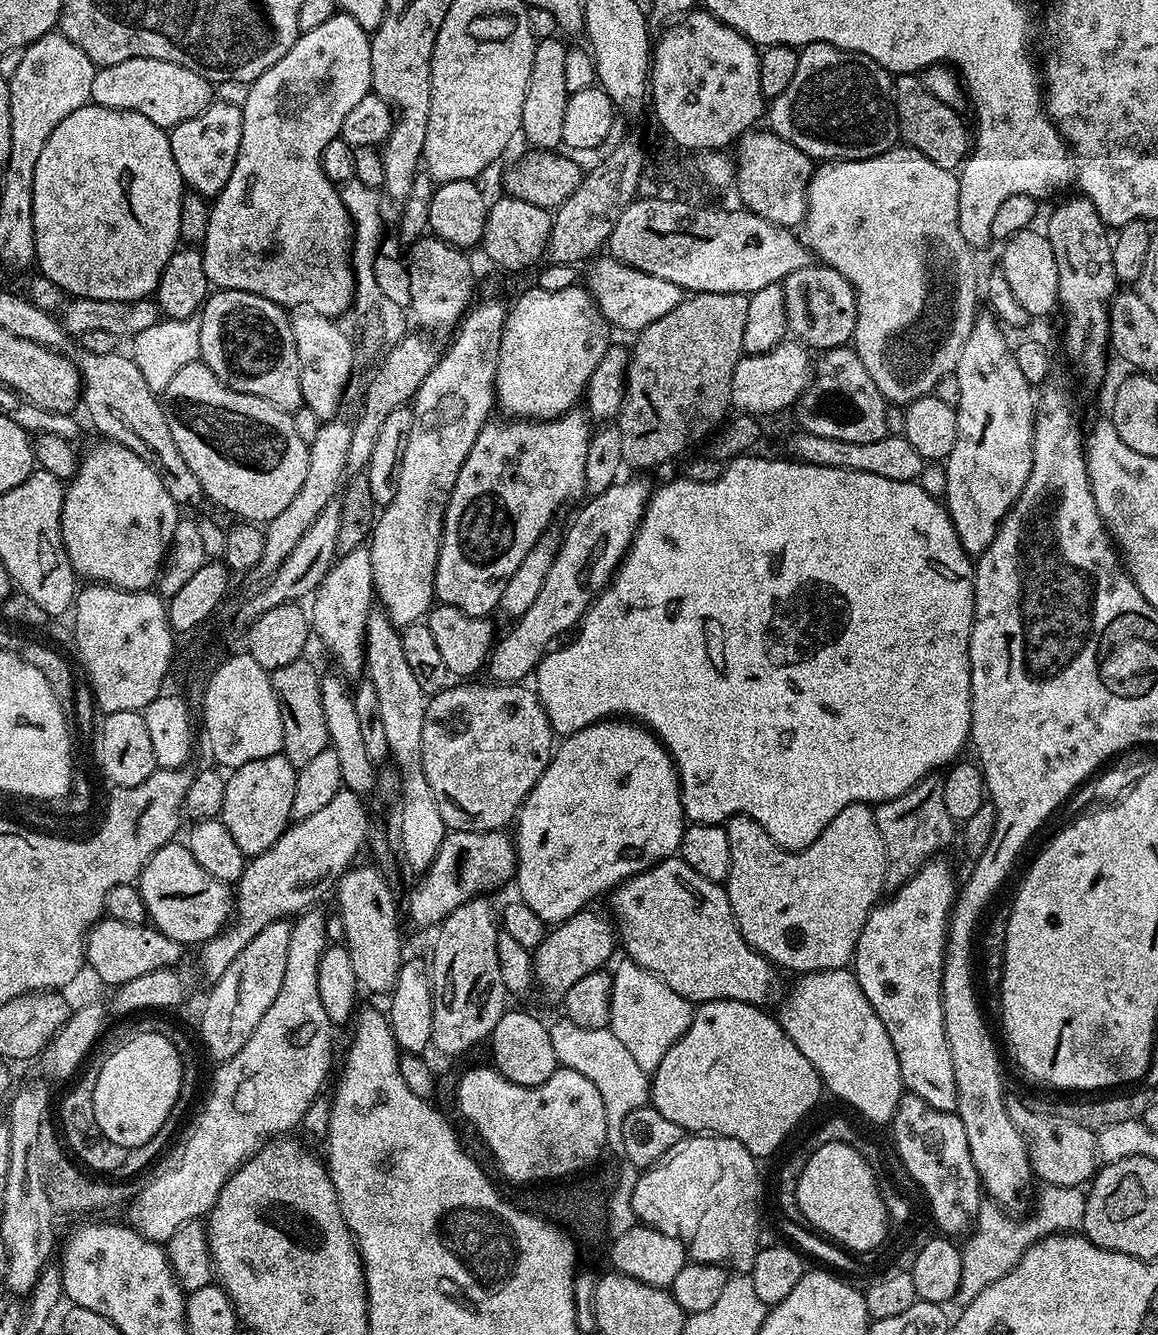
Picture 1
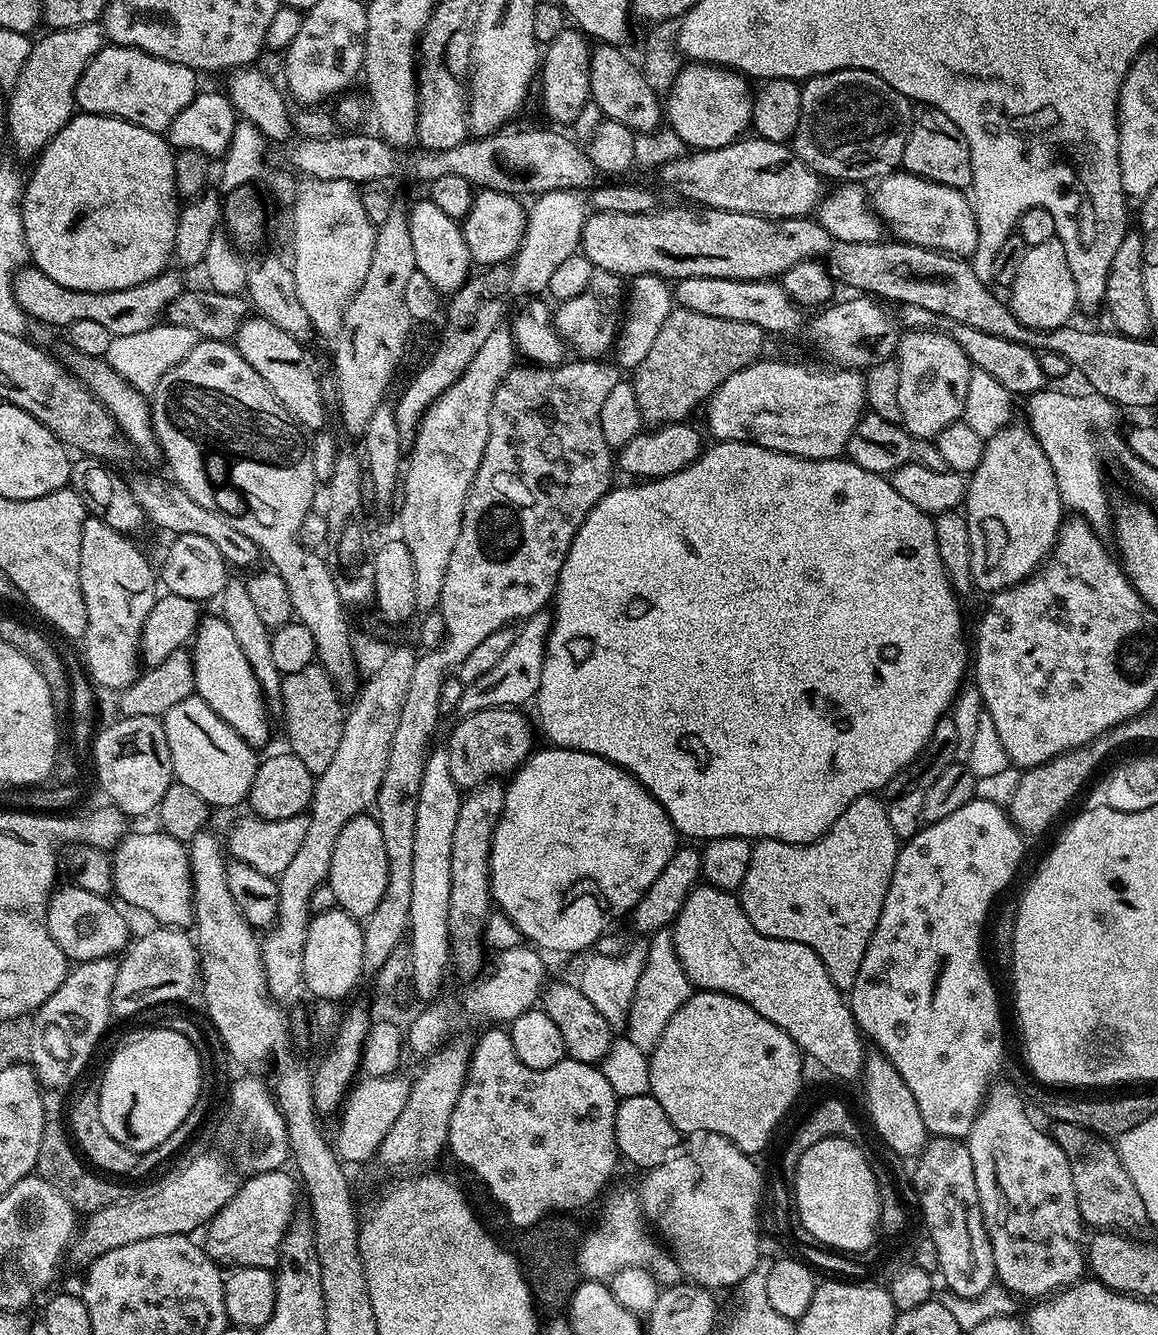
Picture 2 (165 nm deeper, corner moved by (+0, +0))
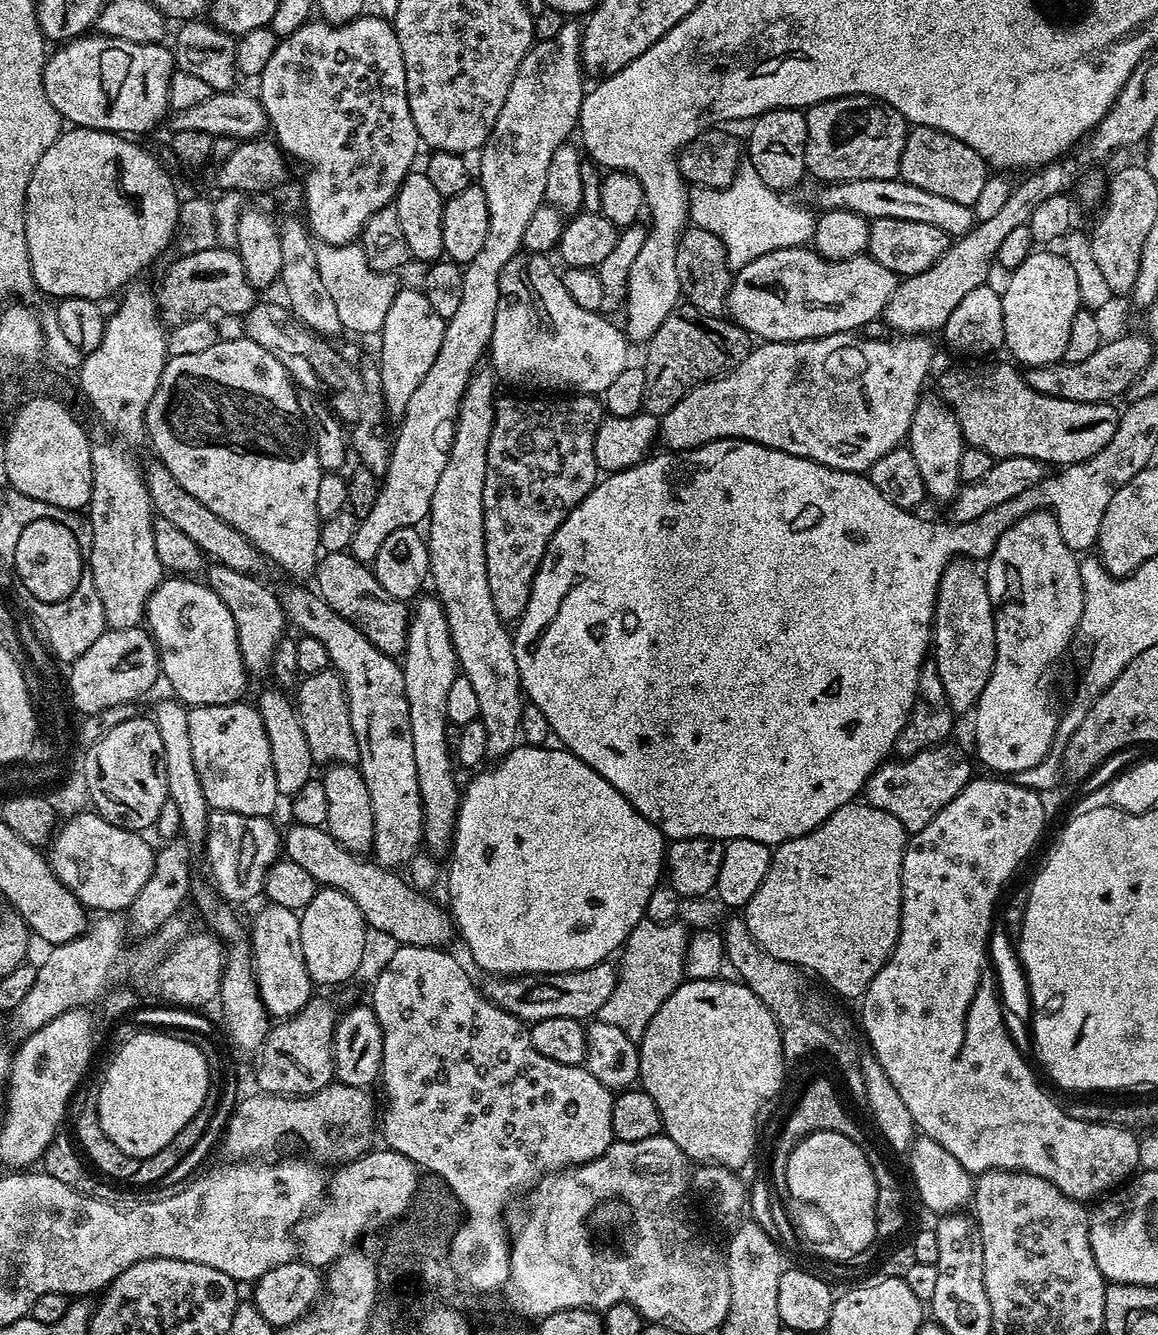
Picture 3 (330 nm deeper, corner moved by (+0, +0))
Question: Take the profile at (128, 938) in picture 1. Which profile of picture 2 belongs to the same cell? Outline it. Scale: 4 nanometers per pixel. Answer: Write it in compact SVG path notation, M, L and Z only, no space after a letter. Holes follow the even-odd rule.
M57 887L47 905L46 926L50 938L58 942L58 950L62 950L62 954L72 962L106 960L123 953L130 944L128 920L111 904L111 899L108 896L90 894L90 890L67 887Z

